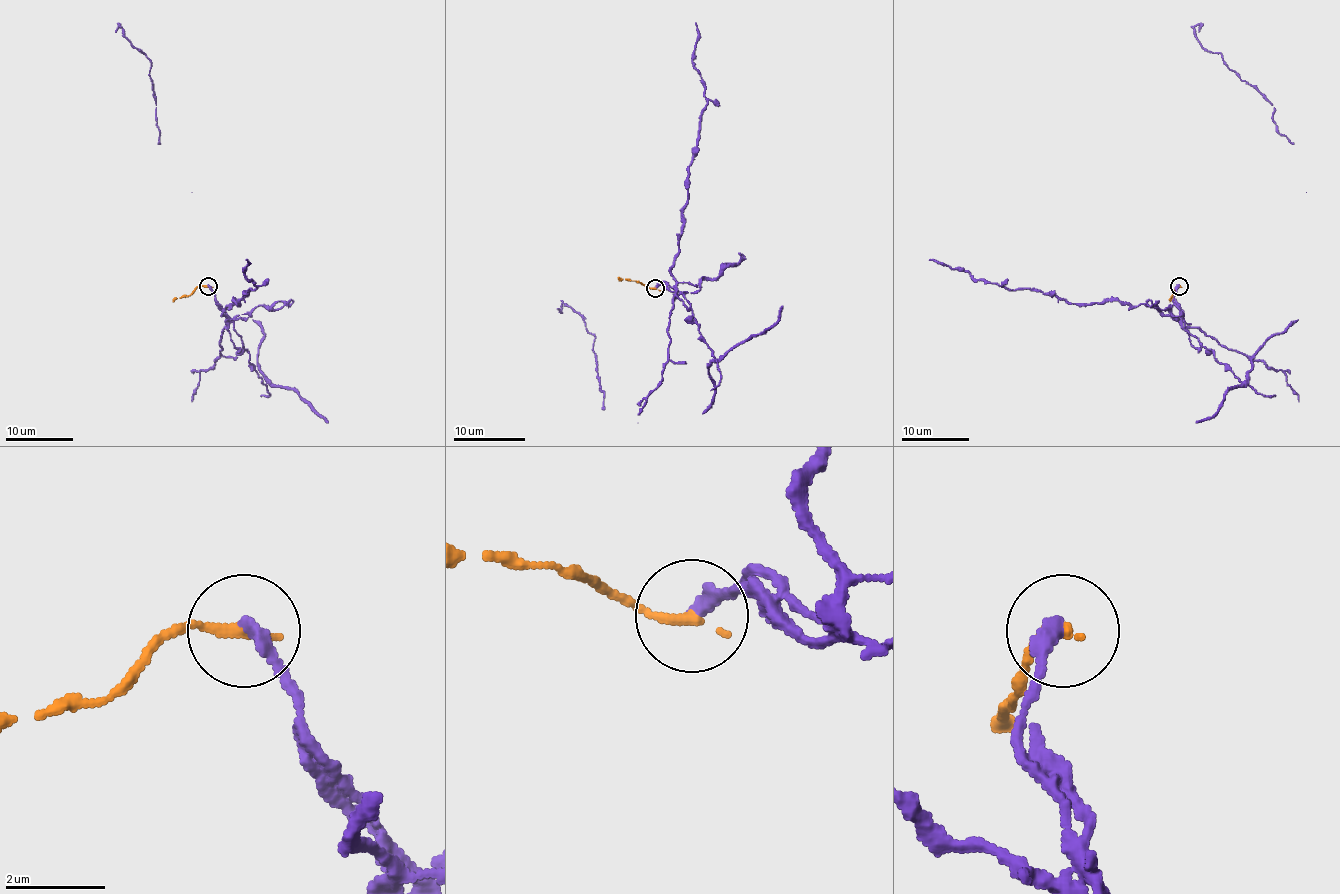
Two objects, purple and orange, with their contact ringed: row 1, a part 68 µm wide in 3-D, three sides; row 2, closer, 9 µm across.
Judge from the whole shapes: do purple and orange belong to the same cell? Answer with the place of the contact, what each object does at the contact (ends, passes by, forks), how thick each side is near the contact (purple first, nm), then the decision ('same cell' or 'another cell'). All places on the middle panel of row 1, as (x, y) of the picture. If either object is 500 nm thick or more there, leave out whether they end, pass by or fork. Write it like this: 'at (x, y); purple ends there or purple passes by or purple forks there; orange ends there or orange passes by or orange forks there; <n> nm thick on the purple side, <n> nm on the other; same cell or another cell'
at (655, 288); purple ends there; orange ends there; 300 nm thick on the purple side, 240 nm on the other; another cell

